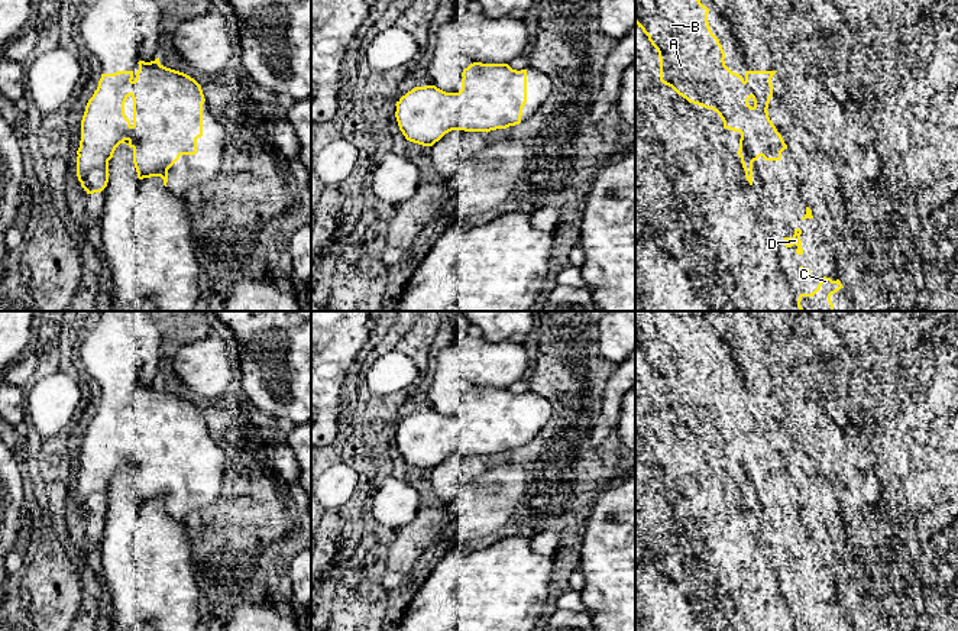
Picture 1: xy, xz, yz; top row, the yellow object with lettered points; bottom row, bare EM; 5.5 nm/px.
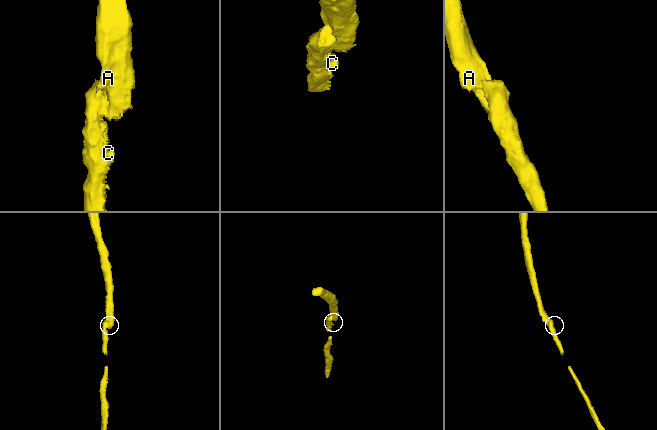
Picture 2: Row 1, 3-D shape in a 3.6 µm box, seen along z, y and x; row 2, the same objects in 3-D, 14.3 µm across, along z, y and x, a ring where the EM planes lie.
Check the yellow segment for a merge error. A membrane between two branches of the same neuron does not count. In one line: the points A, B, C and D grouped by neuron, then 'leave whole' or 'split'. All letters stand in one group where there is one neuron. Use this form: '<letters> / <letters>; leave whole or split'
A B / C D; split

